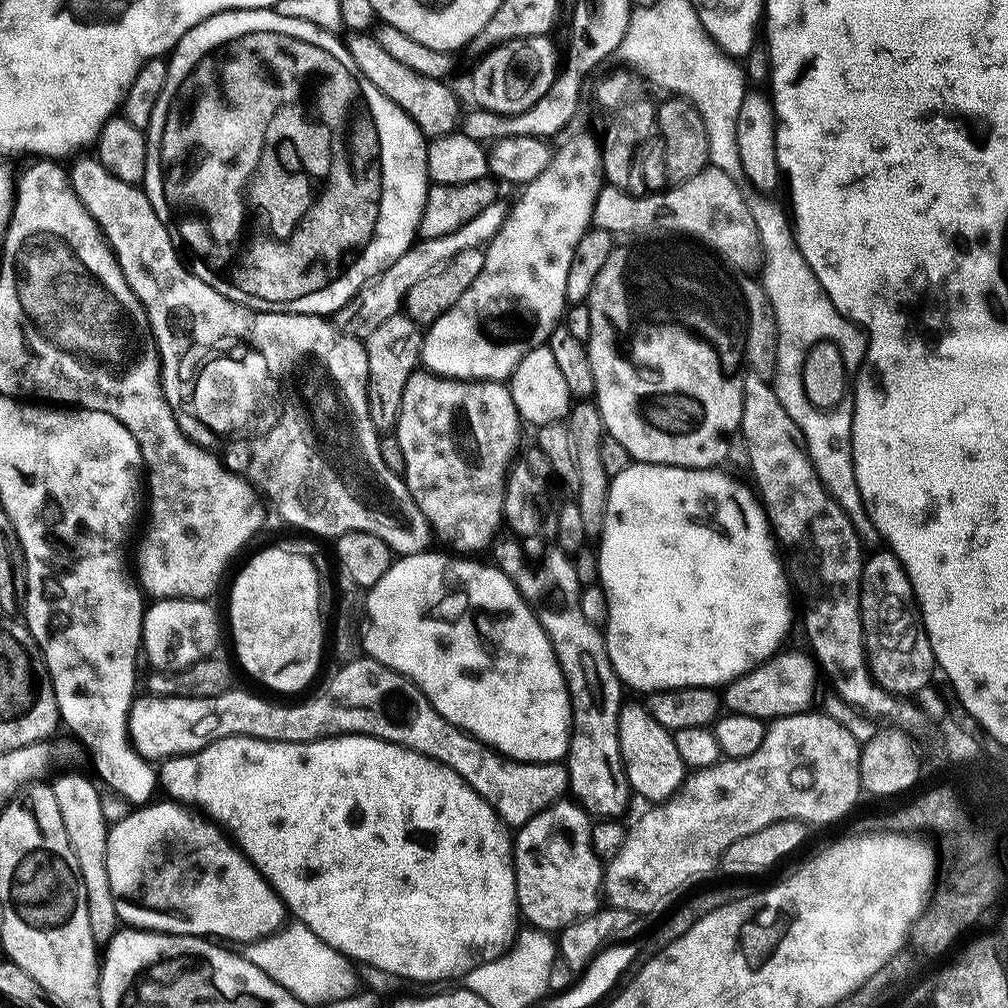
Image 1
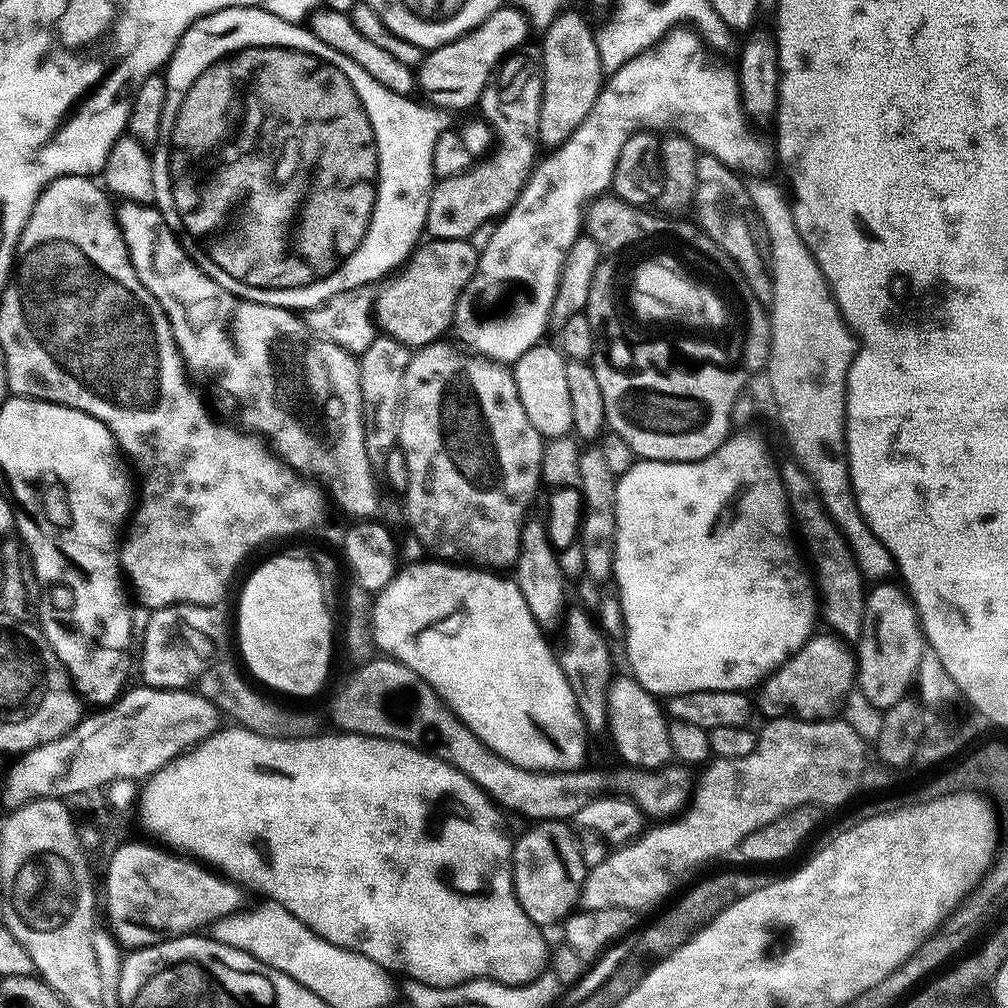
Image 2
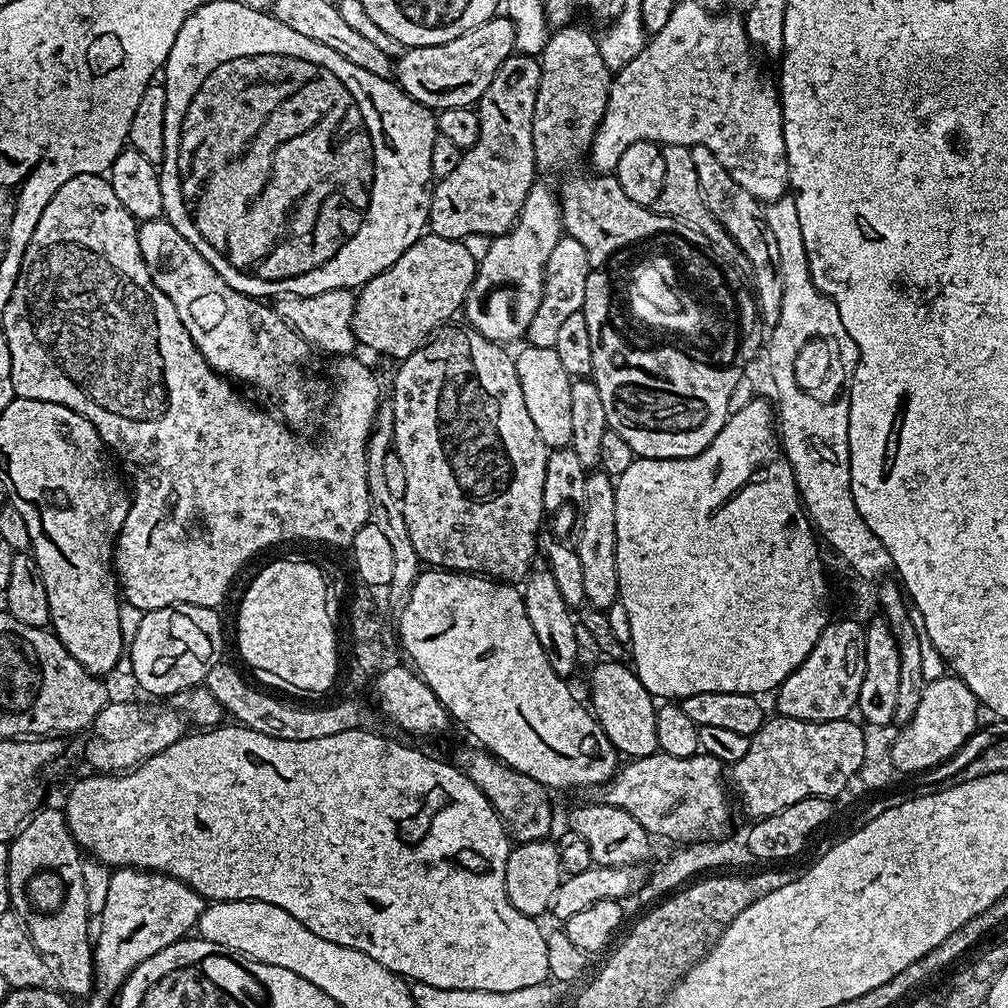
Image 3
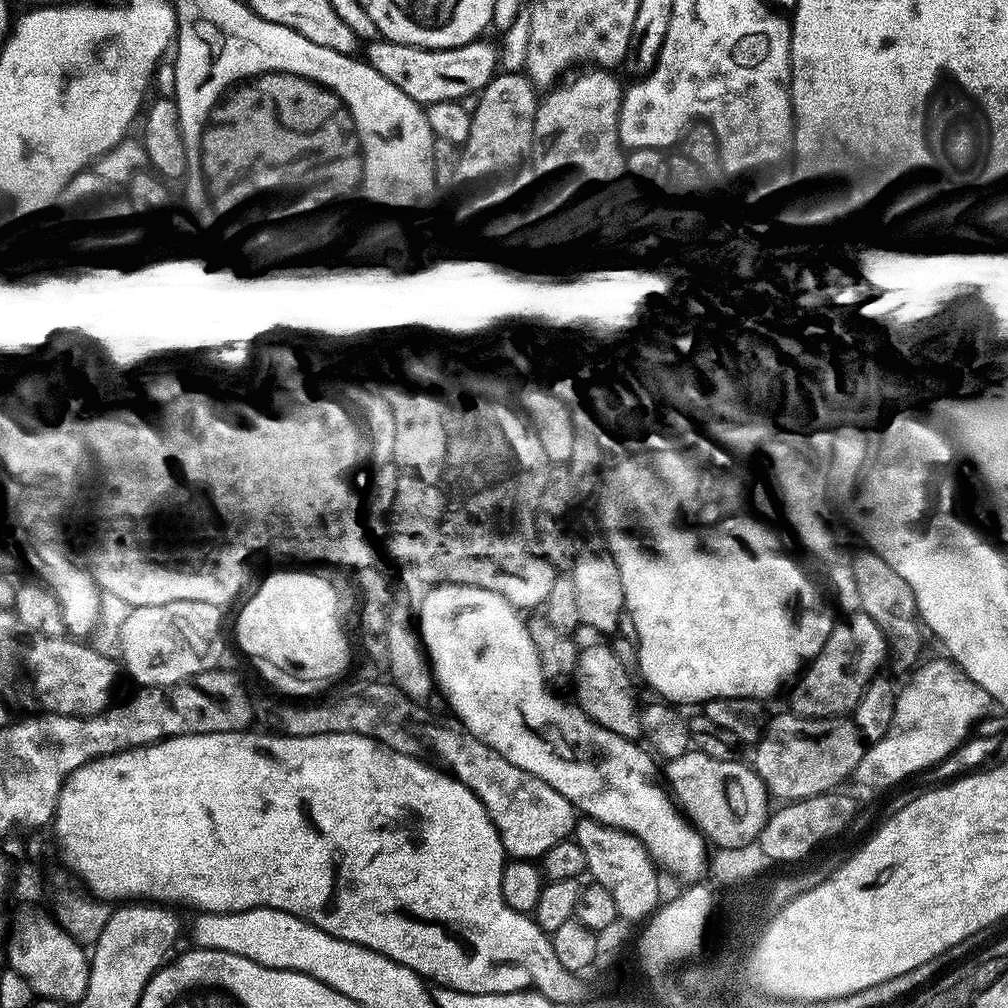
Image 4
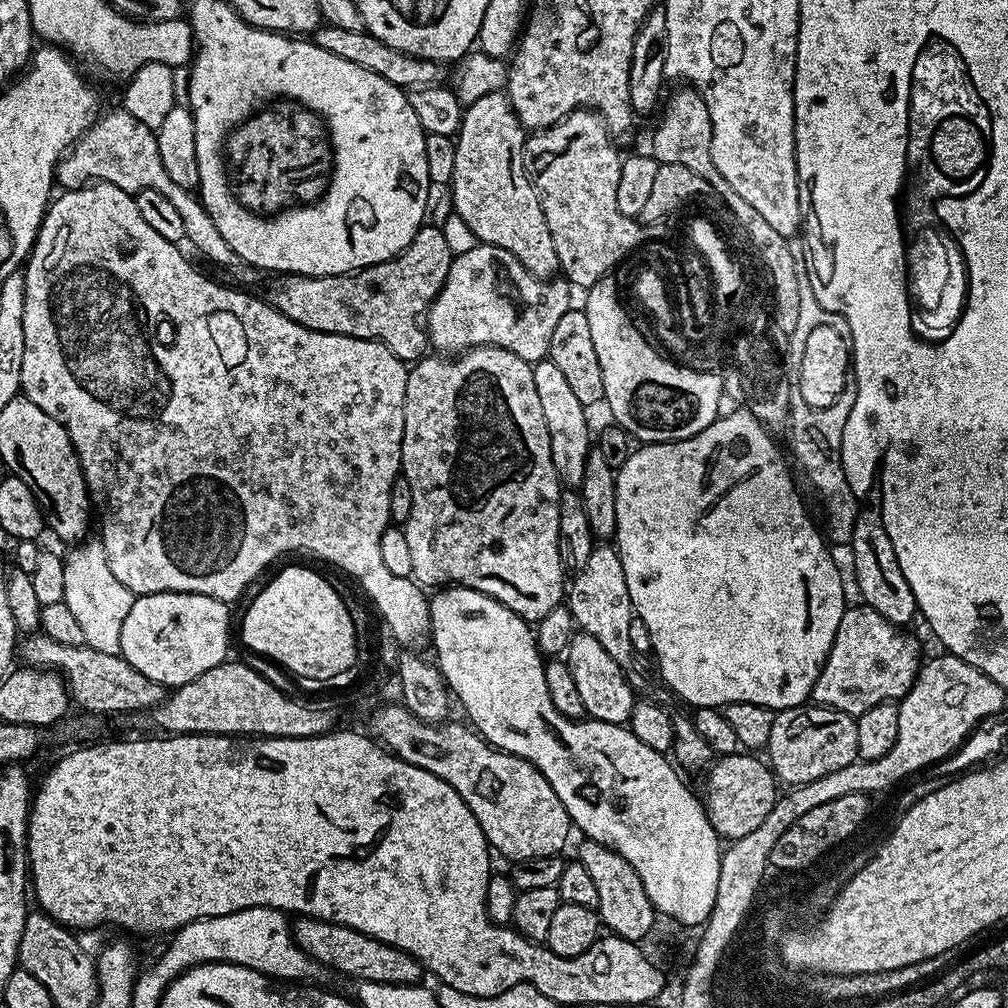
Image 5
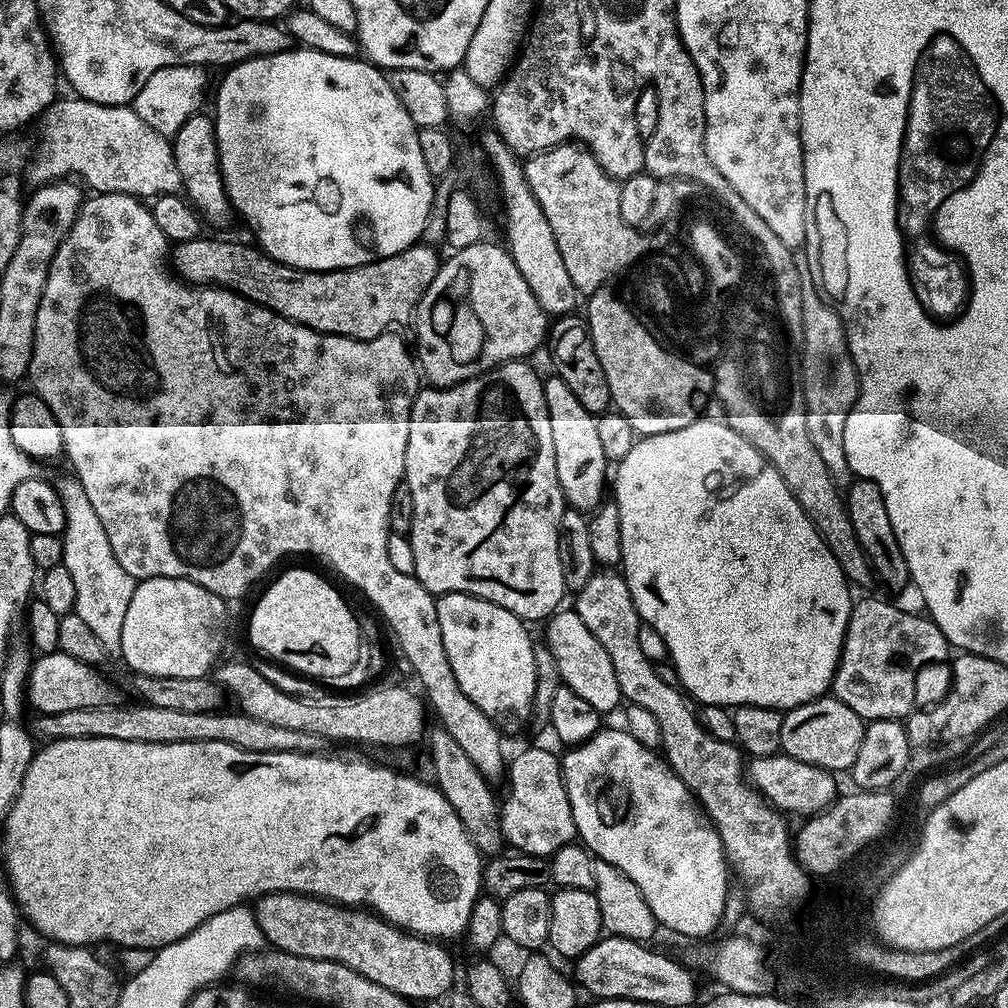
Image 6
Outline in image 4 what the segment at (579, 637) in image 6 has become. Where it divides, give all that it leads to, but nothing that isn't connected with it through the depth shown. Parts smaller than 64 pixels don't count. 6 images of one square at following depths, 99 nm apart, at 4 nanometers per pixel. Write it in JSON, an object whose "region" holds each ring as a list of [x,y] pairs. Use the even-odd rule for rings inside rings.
{"region":[[[592,644],[589,648],[586,646],[580,648],[580,657],[578,658],[578,666],[576,667],[576,675],[574,677],[574,683],[576,683],[576,697],[574,697],[575,703],[580,707],[585,714],[594,721],[596,724],[601,724],[603,728],[605,728],[608,732],[613,732],[614,734],[618,734],[622,738],[626,738],[627,740],[636,740],[637,737],[640,736],[640,709],[642,707],[641,701],[636,701],[636,692],[632,689],[632,680],[628,677],[628,672],[624,669],[624,664],[619,660],[618,657],[615,656],[614,653],[611,652],[610,649],[607,648],[604,644]]]}

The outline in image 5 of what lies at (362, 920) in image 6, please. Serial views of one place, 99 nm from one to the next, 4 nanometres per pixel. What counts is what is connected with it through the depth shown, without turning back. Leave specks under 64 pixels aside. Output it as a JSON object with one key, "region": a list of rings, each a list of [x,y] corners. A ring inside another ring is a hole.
{"region":[[[302,916],[292,924],[292,937],[296,939],[297,946],[319,965],[326,964],[330,968],[337,968],[338,971],[353,976],[353,981],[369,980],[383,984],[421,983],[422,965],[413,956],[356,932],[353,928],[315,920],[313,916]]]}

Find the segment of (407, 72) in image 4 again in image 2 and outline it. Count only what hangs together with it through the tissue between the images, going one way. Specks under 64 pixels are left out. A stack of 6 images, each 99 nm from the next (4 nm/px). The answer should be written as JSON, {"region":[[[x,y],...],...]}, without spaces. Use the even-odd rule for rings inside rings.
{"region":[[[515,6],[494,10],[477,28],[465,36],[431,49],[418,68],[419,89],[428,95],[427,103],[437,109],[468,108],[477,103],[501,60],[511,56],[528,36],[530,20]]]}

